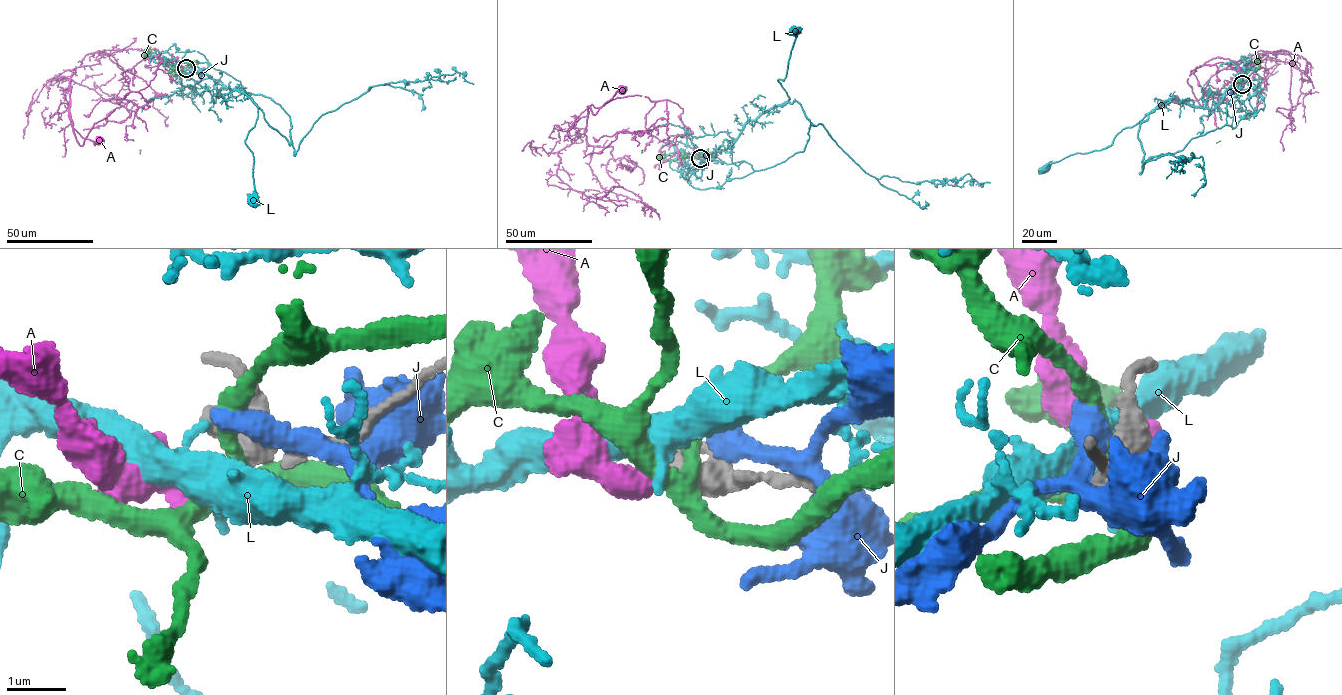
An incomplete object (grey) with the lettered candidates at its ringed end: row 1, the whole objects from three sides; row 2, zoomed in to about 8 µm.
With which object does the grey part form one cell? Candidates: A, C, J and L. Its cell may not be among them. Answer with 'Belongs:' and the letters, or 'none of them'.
Belongs: A

